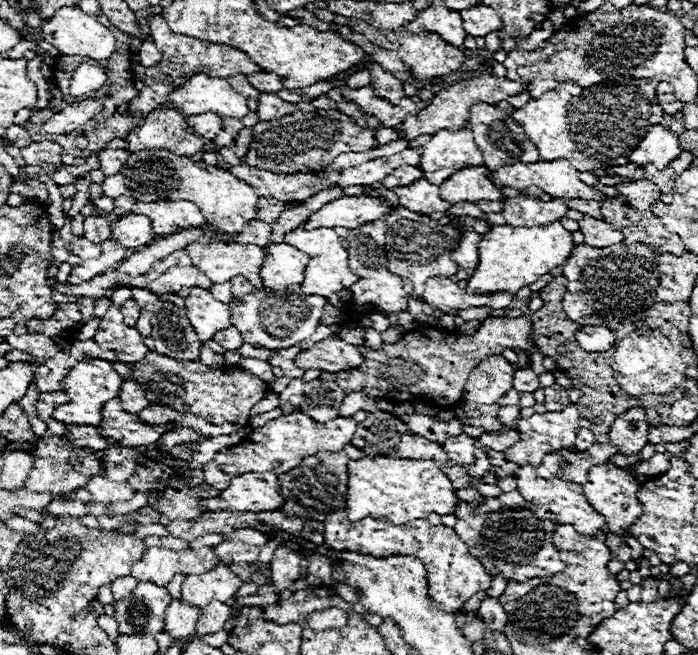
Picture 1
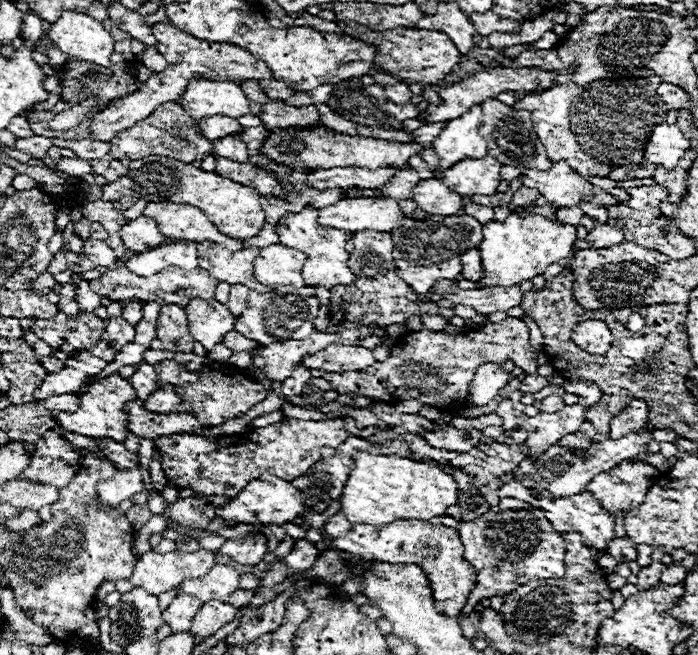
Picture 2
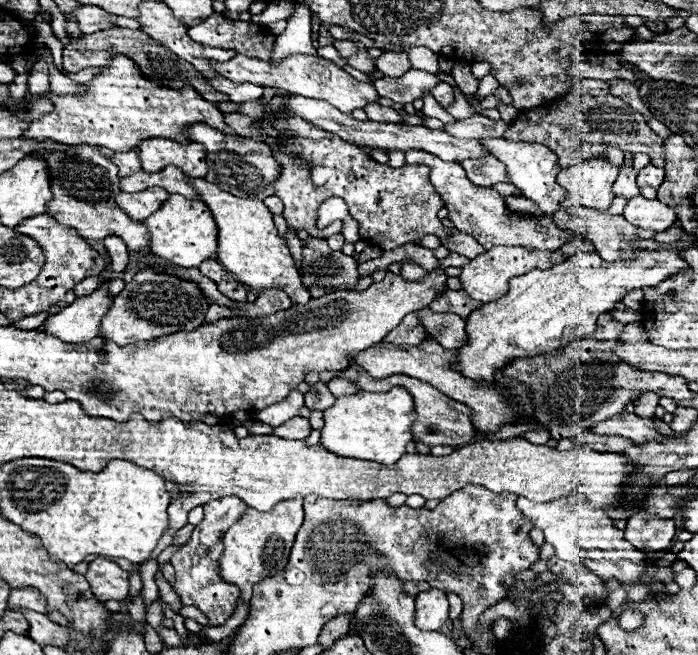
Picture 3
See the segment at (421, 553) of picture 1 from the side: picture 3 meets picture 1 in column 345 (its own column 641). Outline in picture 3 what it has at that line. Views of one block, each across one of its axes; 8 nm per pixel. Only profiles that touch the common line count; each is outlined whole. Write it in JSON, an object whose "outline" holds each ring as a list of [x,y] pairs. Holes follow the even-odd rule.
{"outline":[[[638,512],[628,520],[624,530],[624,538],[642,552],[664,552],[670,550],[674,542],[676,526],[674,520],[664,520],[650,516],[646,512]]]}

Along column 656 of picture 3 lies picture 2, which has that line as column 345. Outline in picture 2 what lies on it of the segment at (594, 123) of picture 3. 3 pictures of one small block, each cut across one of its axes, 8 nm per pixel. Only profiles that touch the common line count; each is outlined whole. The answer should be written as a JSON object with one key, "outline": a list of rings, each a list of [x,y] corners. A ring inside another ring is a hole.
{"outline":[[[264,126],[246,128],[242,132],[242,140],[244,140],[248,152],[266,152],[266,156],[270,156],[270,160],[290,160],[290,164],[306,164],[308,168],[314,168],[314,170],[316,168],[336,168],[336,166],[362,166],[362,168],[372,168],[372,170],[394,166],[396,170],[404,170],[404,168],[410,168],[412,154],[418,154],[430,166],[430,170],[440,168],[438,156],[430,148],[422,148],[420,144],[394,144],[394,142],[376,140],[376,138],[346,136],[346,134],[334,132],[326,126],[322,126],[318,130],[316,128],[314,130],[300,130],[300,128],[272,130],[270,136],[268,136],[268,132],[270,130]]]}

